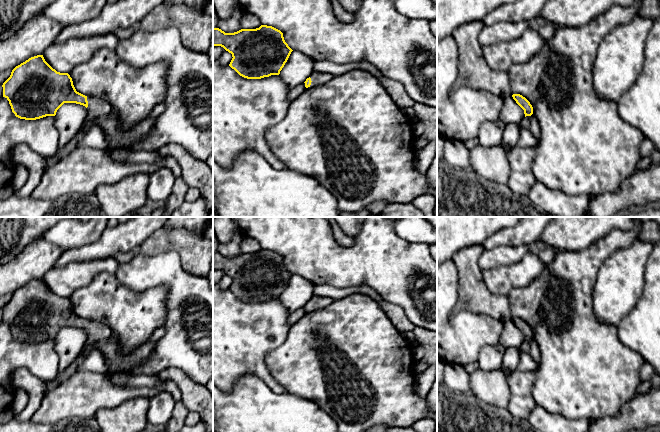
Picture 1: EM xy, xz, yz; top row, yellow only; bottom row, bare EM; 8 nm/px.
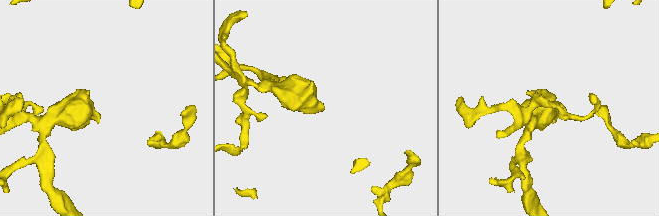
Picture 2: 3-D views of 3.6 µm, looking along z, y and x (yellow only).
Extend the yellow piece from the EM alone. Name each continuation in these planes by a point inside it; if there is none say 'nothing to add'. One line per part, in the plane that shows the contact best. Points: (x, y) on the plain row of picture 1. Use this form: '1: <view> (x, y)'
1: xy (98, 333)

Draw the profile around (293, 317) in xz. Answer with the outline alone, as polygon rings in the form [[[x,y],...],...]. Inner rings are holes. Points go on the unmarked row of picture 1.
[[[300,308],[289,314],[287,322],[291,326],[295,324],[299,319],[301,319],[307,312],[304,308]]]

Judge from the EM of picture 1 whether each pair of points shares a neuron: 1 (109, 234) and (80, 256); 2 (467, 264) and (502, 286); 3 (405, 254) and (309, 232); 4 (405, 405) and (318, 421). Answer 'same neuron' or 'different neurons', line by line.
1: same neuron
2: different neurons
3: same neuron
4: different neurons

